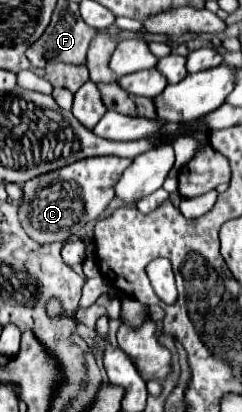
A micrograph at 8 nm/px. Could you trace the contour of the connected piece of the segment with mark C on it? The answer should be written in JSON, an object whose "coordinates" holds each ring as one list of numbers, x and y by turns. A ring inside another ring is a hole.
{"coordinates":[[97,156,91,160,79,160,59,172,37,176,23,186,23,202,19,206,19,220,25,232,37,242,65,242,91,220,99,218,107,204,115,198,115,184,131,164,129,158]]}

